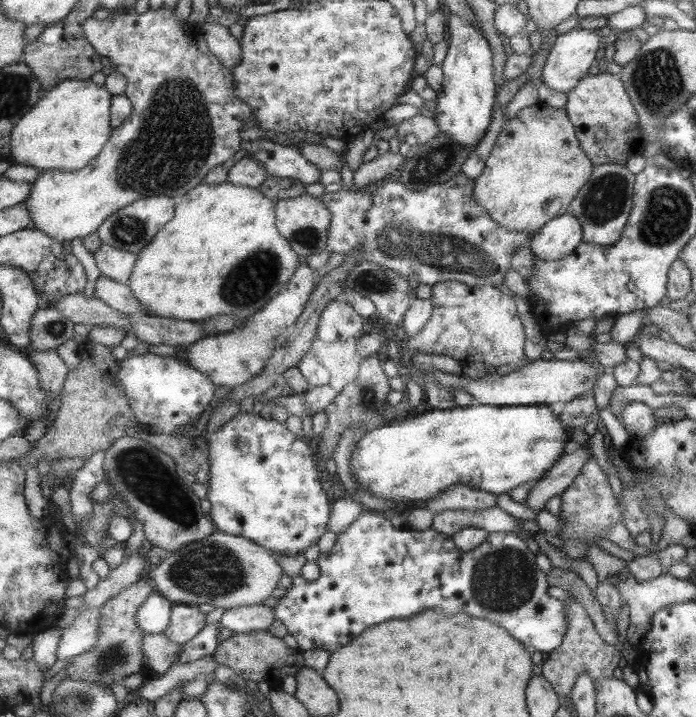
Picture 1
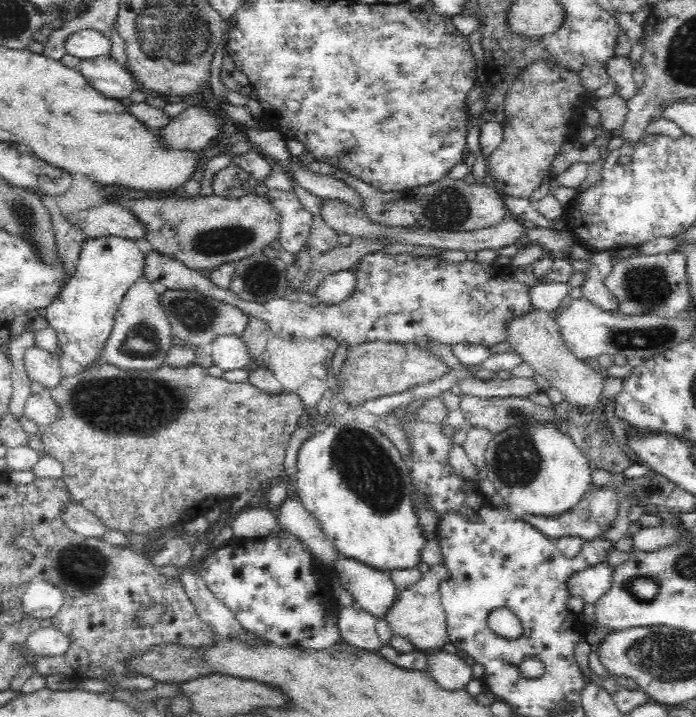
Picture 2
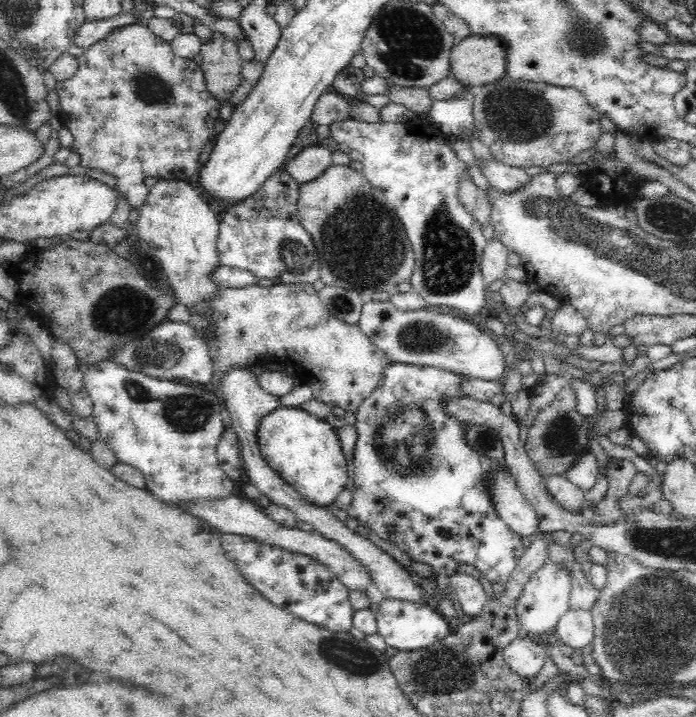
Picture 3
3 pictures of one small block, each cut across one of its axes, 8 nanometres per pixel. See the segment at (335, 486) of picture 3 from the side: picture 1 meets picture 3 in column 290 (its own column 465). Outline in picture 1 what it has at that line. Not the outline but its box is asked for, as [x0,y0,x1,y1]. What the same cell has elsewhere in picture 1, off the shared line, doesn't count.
[351,406,569,508]

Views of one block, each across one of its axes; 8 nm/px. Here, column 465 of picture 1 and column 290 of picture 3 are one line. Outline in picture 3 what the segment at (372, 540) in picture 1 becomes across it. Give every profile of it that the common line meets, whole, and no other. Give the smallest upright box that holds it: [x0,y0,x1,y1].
[222,534,356,634]

